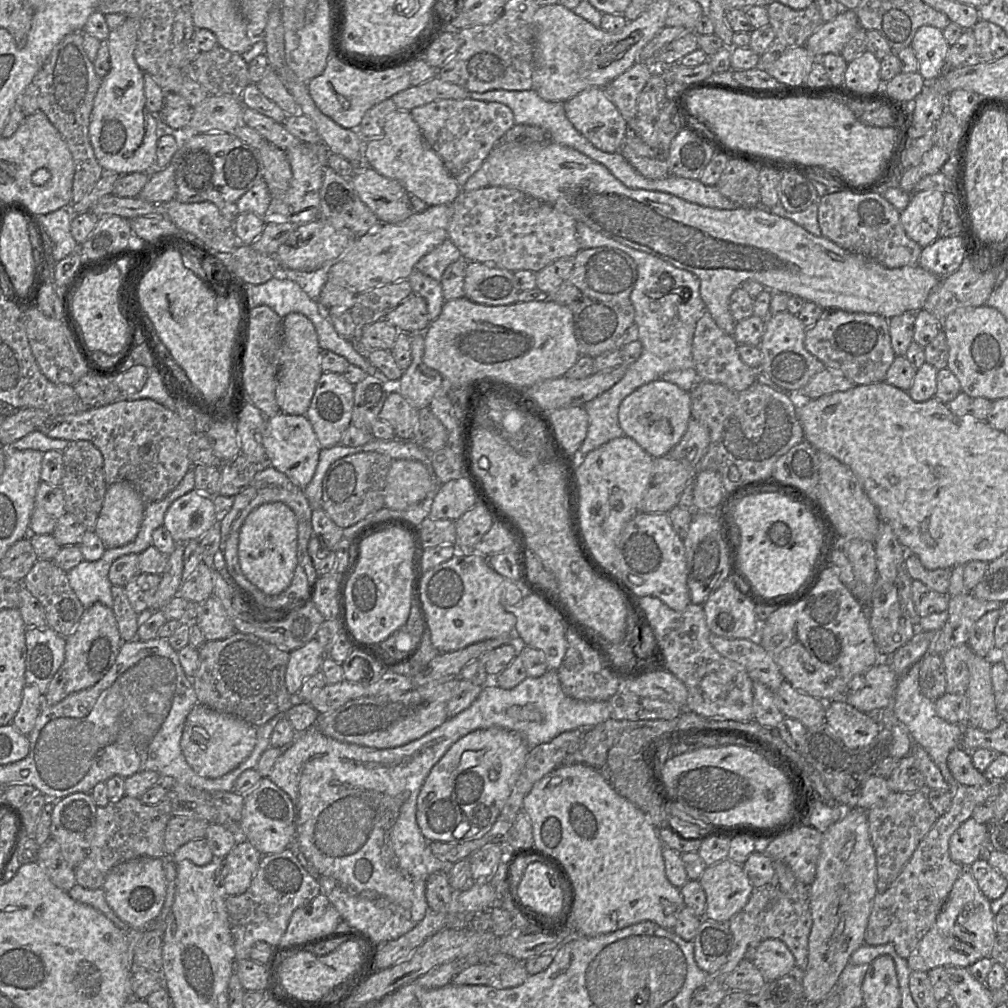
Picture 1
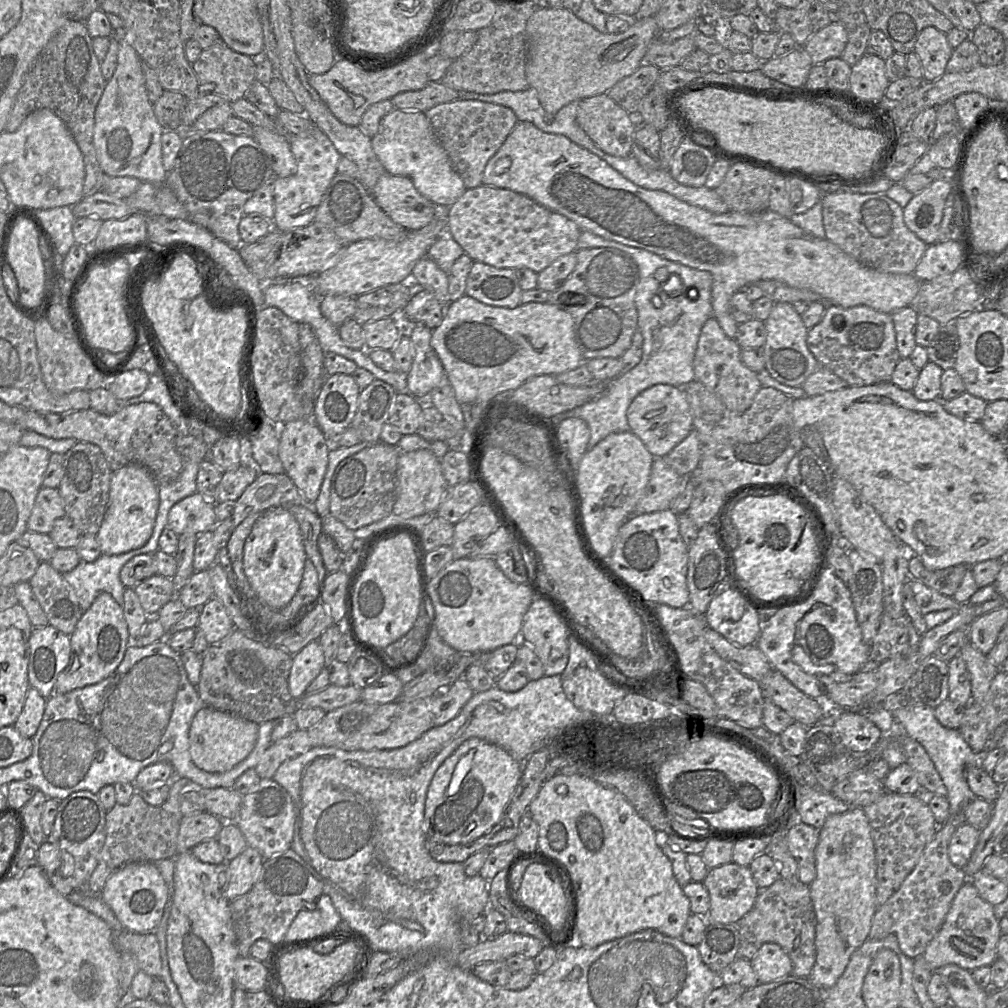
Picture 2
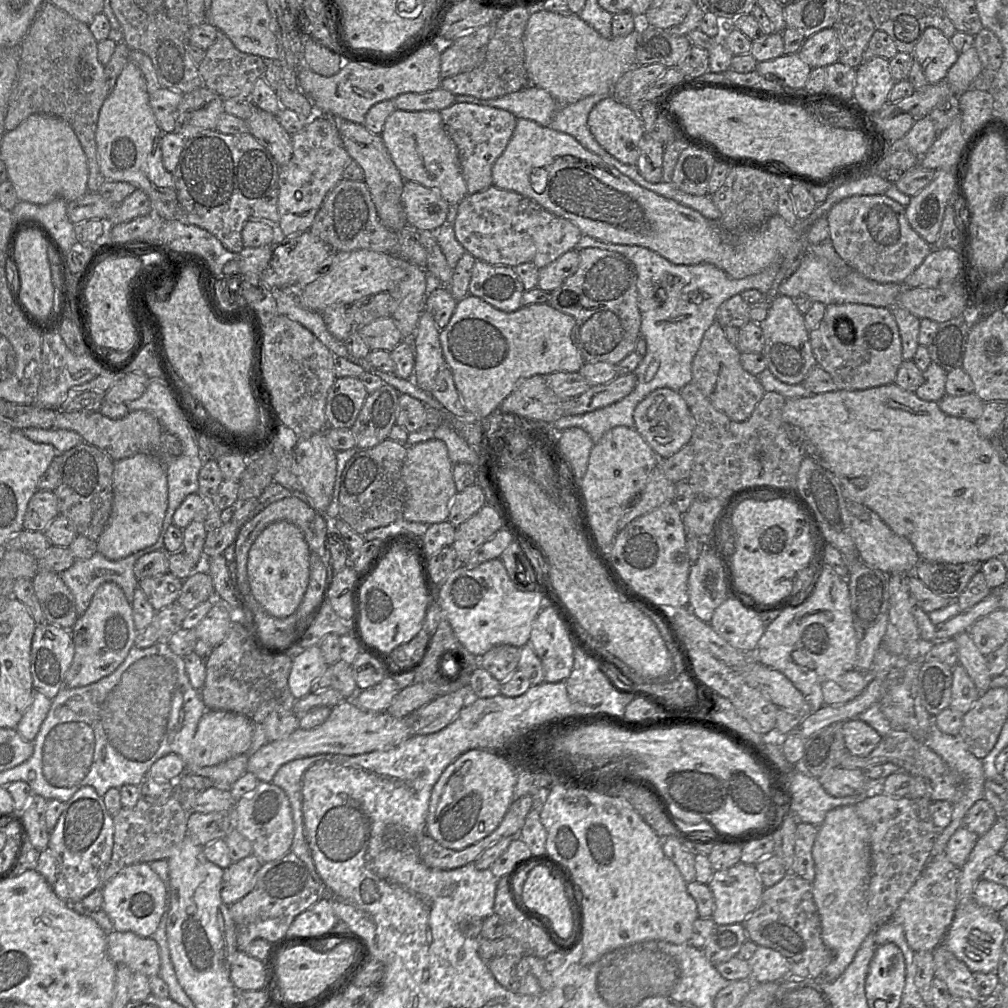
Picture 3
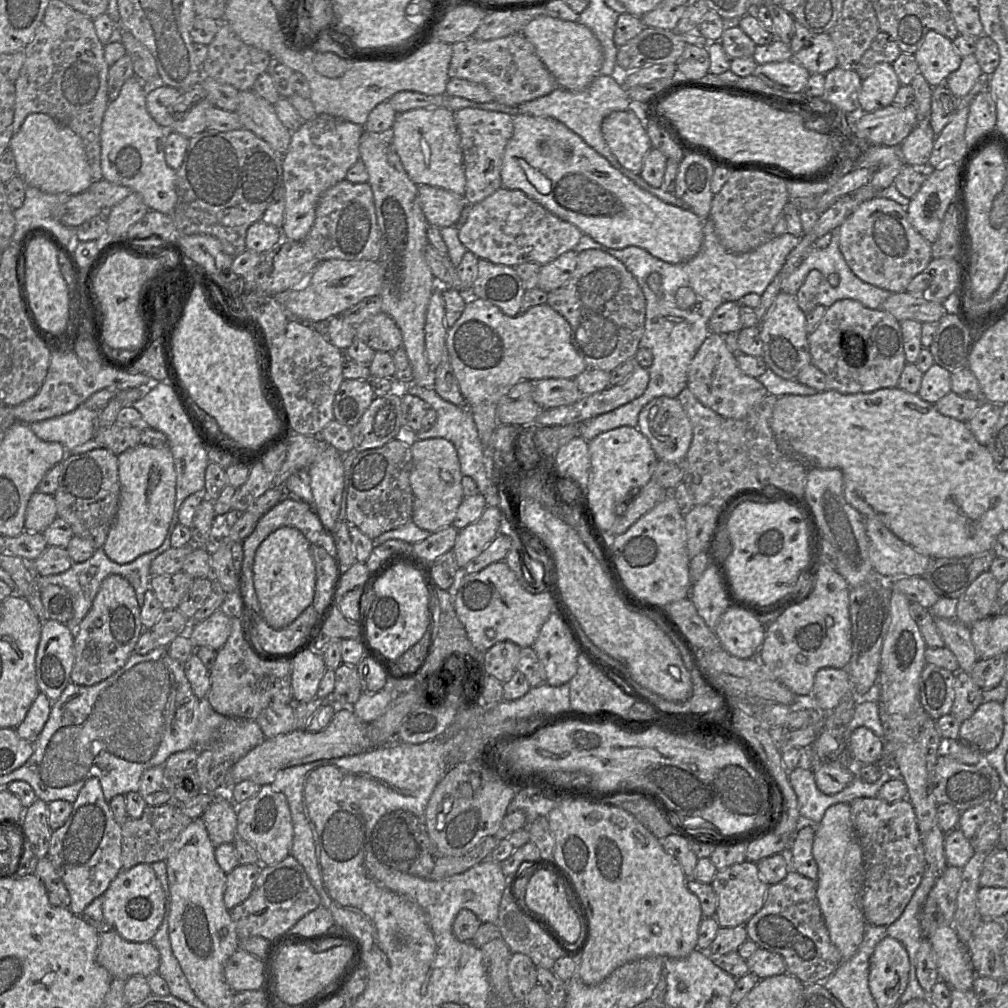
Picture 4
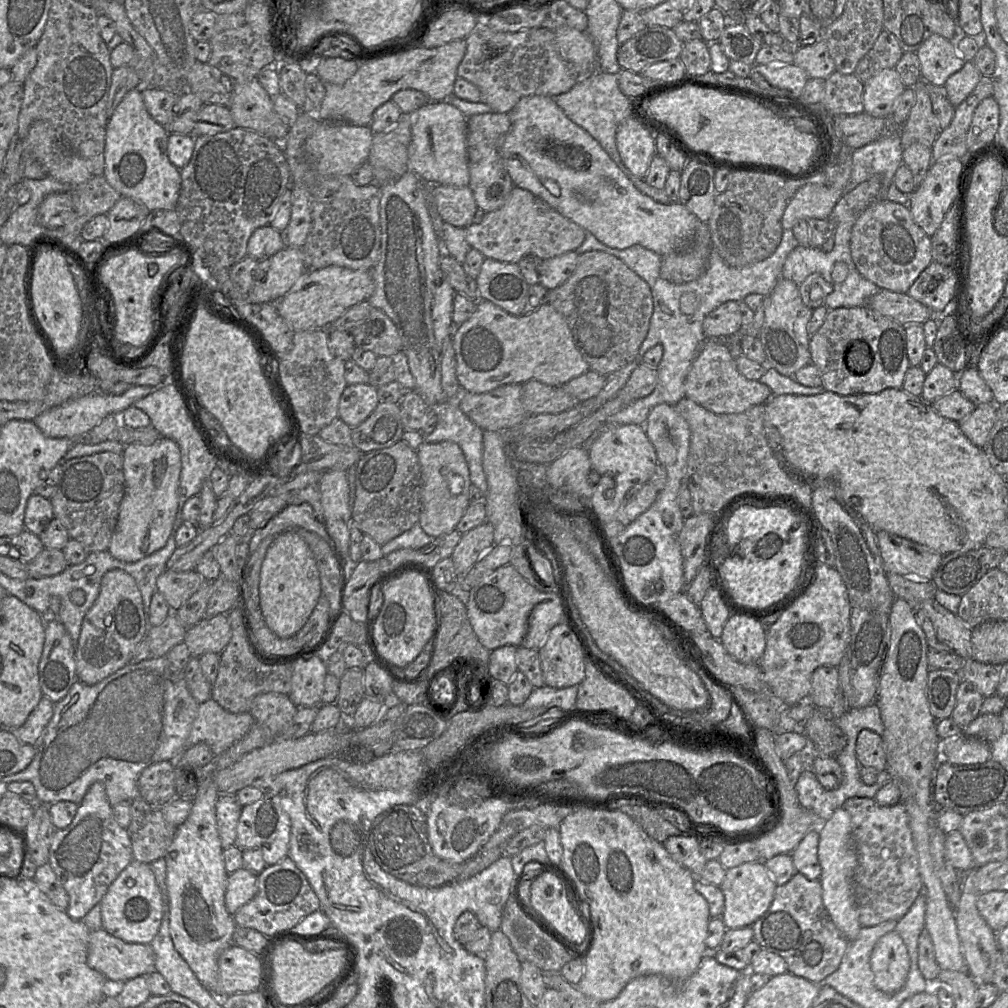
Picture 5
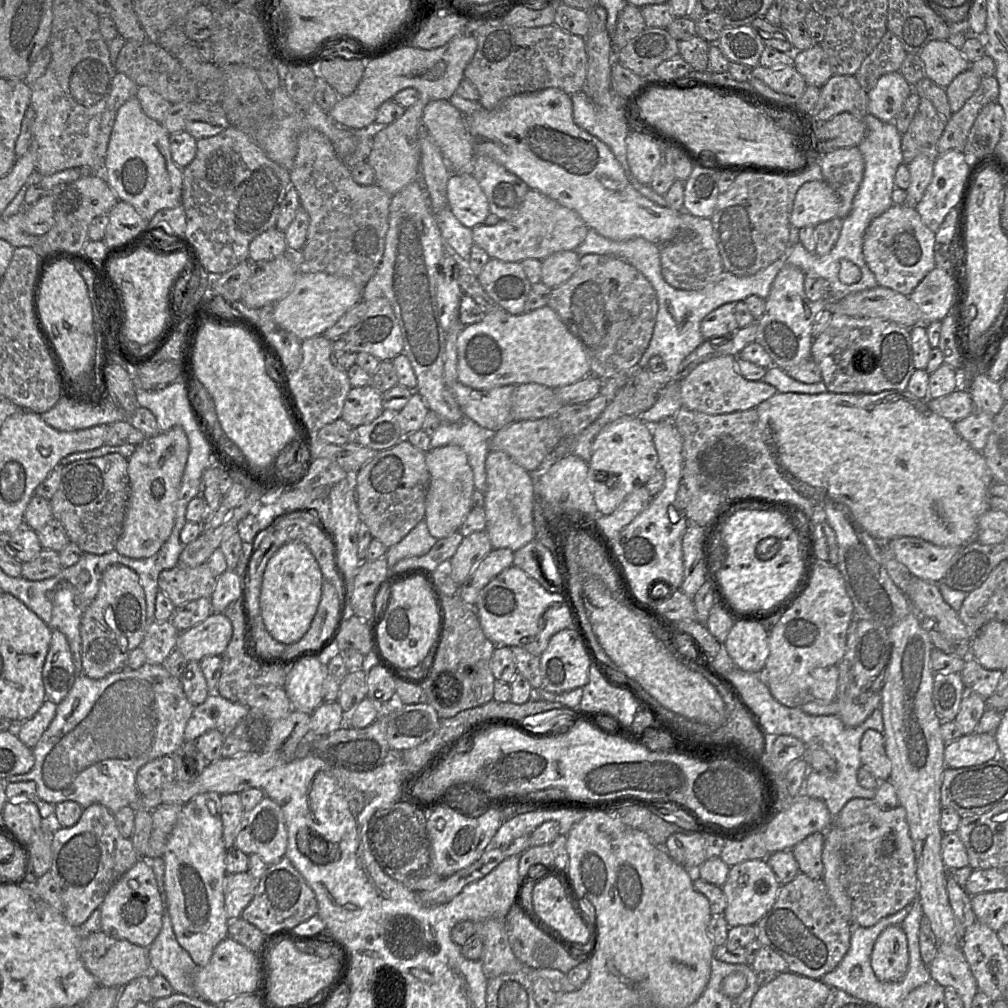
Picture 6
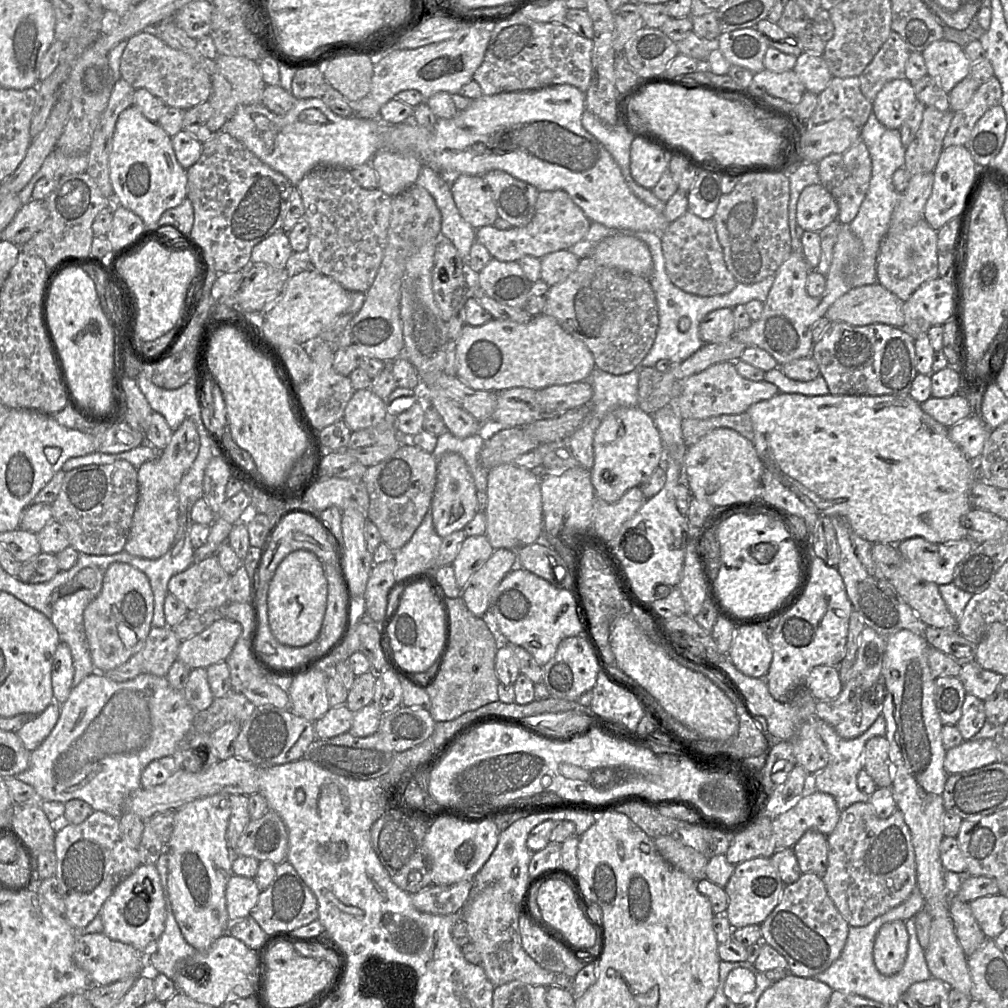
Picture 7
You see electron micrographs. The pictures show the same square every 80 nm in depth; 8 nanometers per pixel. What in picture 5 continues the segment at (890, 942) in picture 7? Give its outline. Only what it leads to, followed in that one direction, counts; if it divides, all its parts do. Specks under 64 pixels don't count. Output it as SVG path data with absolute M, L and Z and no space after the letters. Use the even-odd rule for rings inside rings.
M893 931L878 939L871 956L870 967L874 985L886 994L894 994L905 985L910 968L907 948L901 936Z

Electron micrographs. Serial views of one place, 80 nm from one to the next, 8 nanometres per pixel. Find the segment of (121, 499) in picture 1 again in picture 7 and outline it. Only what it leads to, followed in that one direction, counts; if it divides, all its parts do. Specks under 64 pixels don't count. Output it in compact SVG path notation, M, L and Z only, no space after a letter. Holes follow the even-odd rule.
M185 419L174 431L161 456L143 463L137 469L139 495L124 551L146 559L160 558L168 551L178 530L178 486L199 449L197 426L192 419Z

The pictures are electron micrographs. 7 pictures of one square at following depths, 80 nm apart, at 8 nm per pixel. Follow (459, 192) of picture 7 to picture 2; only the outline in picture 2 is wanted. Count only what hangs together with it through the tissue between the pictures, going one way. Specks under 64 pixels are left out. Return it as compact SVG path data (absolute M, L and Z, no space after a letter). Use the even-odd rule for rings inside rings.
M385 173L371 190L377 205L408 231L418 230L435 218L435 205L425 198L408 177Z

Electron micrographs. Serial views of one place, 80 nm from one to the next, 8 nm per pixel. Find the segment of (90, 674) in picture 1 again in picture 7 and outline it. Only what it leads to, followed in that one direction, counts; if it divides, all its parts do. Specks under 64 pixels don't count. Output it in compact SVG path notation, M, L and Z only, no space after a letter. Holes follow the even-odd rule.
M123 562L107 568L102 589L84 610L86 640L95 671L106 673L140 652L152 627L154 598L147 575Z

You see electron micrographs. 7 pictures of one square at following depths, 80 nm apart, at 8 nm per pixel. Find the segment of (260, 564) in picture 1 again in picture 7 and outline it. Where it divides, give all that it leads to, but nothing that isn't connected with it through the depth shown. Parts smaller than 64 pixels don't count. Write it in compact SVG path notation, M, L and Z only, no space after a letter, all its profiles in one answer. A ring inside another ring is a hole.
M296 550L278 565L268 590L268 621L273 636L283 645L303 647L320 634L327 607L328 583L323 562L311 551Z

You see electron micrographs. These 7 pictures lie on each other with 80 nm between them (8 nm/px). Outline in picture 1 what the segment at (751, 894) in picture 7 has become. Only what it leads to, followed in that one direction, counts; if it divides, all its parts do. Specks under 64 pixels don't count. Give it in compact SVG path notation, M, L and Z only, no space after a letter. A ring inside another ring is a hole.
M726 858L703 871L699 878L705 895L703 919L728 922L747 904L754 890L742 864Z

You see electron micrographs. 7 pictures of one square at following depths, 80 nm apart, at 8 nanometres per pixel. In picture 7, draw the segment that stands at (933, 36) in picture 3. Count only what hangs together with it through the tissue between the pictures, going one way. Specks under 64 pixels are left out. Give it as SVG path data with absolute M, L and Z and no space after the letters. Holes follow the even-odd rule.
M944 39L935 41L921 54L927 75L947 93L970 73L972 62L963 48L952 41Z

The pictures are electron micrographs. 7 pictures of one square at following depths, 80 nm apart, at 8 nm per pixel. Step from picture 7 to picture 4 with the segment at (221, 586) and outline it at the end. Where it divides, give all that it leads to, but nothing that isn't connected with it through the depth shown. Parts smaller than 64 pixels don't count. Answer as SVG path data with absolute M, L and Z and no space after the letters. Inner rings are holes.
M182 571L172 575L152 576L150 589L164 610L173 610L178 608L194 580L189 574Z

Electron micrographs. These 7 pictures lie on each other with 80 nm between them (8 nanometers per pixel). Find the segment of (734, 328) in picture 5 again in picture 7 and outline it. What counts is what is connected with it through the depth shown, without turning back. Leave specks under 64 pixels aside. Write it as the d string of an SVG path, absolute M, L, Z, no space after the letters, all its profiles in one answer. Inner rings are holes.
M731 308L709 312L699 325L699 335L704 343L726 342L735 331L733 309Z

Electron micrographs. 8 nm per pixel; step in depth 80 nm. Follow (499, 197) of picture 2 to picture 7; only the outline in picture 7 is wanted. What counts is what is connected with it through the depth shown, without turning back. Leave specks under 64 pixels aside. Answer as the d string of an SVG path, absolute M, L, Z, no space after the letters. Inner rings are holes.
M562 190L541 191L538 193L535 214L532 220L523 227L510 227L498 230L493 226L476 229L476 242L482 244L493 259L502 262L518 262L524 256L541 259L547 254L567 250L587 234L591 221Z

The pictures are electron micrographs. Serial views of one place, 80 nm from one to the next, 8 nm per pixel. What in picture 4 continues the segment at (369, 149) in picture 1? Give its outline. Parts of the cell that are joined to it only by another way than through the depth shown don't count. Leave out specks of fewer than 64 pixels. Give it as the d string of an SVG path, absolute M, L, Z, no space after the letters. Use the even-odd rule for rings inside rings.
M446 106L412 109L397 114L391 132L391 144L400 157L409 178L417 185L440 187L457 195L464 196L466 177L463 152L454 112Z

